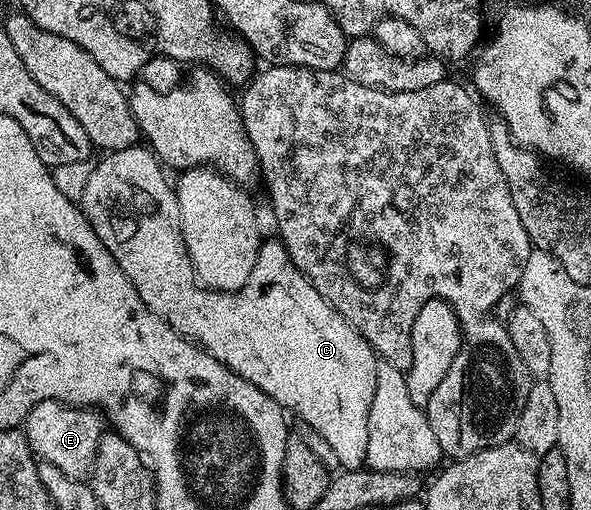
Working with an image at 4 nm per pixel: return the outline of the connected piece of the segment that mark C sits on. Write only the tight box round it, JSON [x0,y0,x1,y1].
[81,146,380,469]

